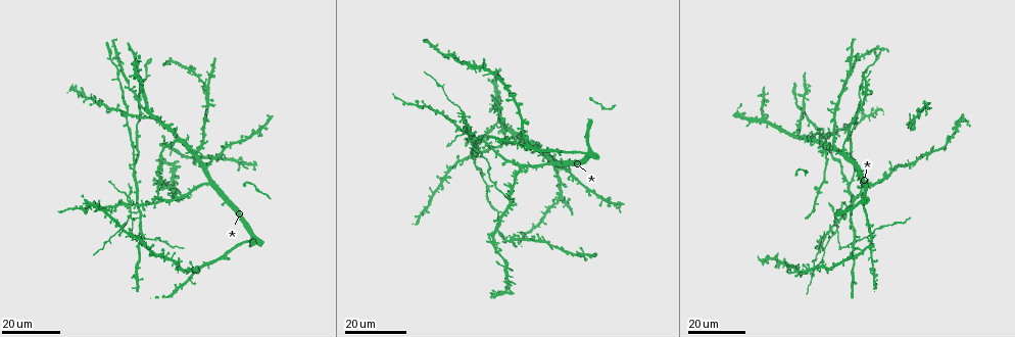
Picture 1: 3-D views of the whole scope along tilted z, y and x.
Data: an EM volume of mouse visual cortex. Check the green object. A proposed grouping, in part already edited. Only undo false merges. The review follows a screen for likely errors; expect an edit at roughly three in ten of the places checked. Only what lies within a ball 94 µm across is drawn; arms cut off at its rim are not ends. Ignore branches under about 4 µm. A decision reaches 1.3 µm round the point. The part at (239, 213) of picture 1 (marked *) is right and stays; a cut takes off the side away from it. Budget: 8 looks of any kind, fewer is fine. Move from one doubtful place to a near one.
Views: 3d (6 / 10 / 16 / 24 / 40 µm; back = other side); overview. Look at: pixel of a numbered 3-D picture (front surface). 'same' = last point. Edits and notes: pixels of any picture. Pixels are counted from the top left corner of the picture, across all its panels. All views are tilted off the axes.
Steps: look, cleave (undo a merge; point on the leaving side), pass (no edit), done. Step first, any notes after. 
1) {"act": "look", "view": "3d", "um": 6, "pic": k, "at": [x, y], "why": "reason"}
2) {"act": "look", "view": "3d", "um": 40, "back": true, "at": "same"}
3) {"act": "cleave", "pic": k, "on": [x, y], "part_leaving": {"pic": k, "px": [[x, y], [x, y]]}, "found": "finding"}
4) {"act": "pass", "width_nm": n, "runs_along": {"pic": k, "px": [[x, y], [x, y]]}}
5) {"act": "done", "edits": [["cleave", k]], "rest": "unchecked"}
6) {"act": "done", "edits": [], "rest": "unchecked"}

{"act": "look", "view": "3d", "um": 24, "pic": 1, "at": [126, 117], "why": "four-way junction"}

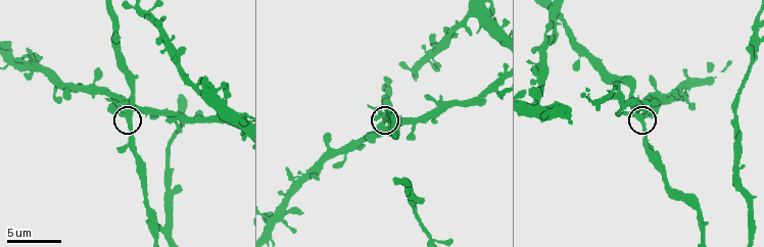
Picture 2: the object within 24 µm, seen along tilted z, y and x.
{"act": "look", "view": "3d", "um": 10, "pic": 2, "at": [129, 118], "why": "closer look"}

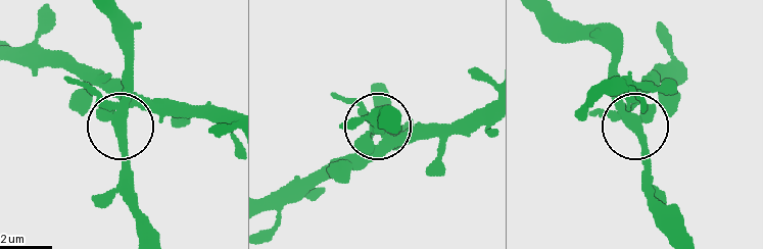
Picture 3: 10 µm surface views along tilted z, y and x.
{"act": "look", "view": "3d", "um": 10, "back": true, "pic": 3, "at": [635, 125]}

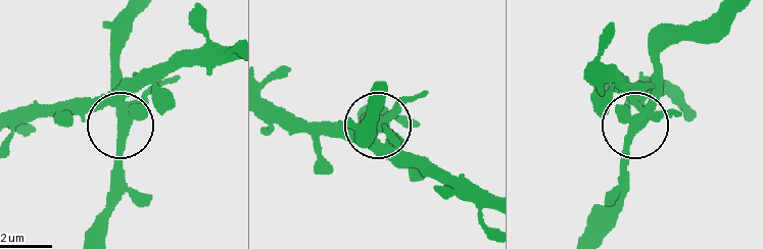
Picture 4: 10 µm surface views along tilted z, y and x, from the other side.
{"act": "cleave", "pic": 4, "on": [111, 70], "side_arm_um": 37, "part_leaving": {"pic": 4, "px": [[125, 108], [116, 193], [101, 234]]}, "found": "two neurons meet here"}

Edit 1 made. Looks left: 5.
{"act": "look", "view": "overview"}

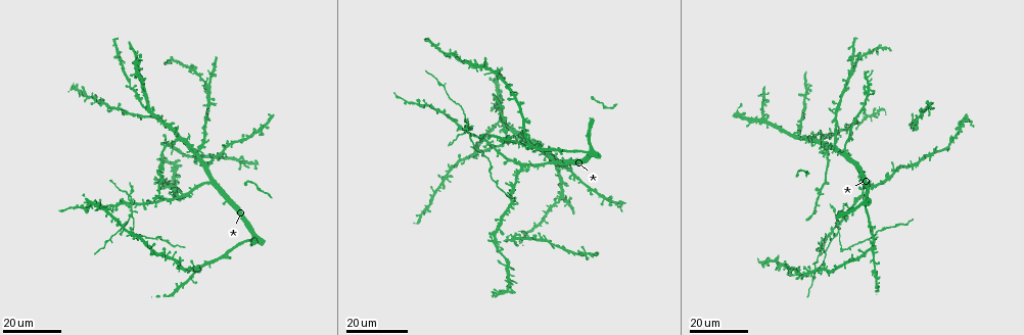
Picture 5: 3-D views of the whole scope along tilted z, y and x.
{"act": "look", "view": "3d", "um": 16, "pic": 5, "at": [522, 164], "why": "three arms meet"}

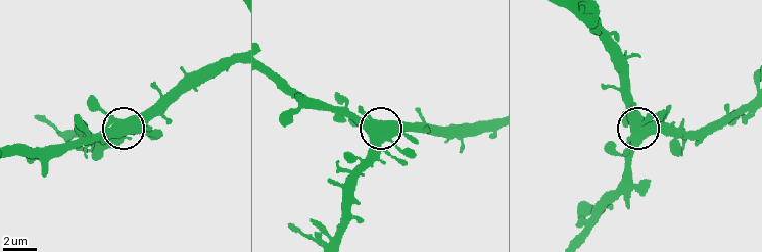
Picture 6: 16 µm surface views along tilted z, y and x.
{"act": "look", "view": "3d", "um": 10, "pic": 6, "at": [642, 135]}

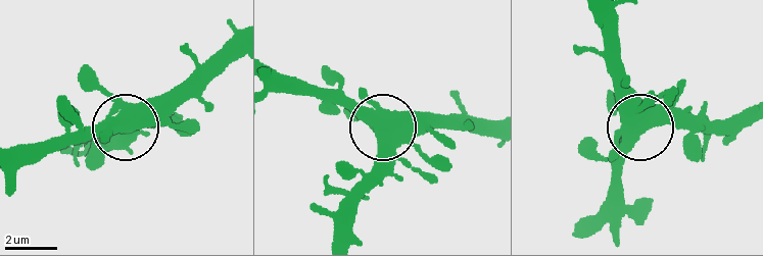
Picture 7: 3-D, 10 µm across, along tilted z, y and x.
{"act": "pass", "found": "continuous, no second neuron"}

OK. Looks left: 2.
{"act": "look", "view": "3d", "um": 24, "pic": 5, "at": [131, 212], "why": "a fork"}

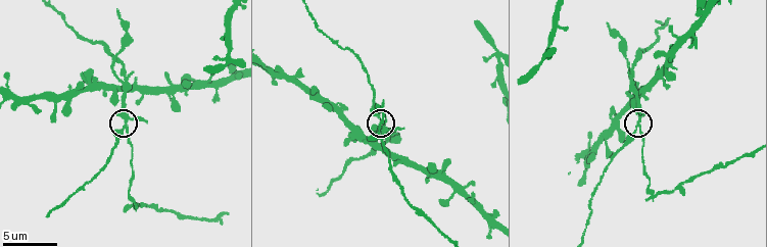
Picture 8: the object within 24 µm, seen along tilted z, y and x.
{"act": "look", "view": "3d", "um": 6, "pic": 8, "at": [640, 127]}

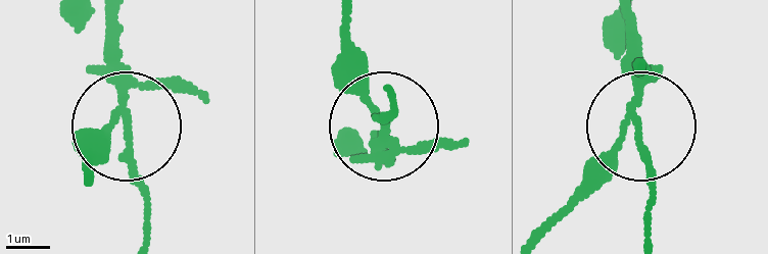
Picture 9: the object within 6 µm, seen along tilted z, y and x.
{"act": "cleave", "pic": 9, "on": [136, 161], "part_leaving": {"pic": 9, "px": [[122, 109], [144, 232]]}, "found": "a second neuron is stuck on"}

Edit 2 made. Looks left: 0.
{"act": "done", "edits": [["cleave", 4], ["cleave", 9]], "rest": "unchecked"}

